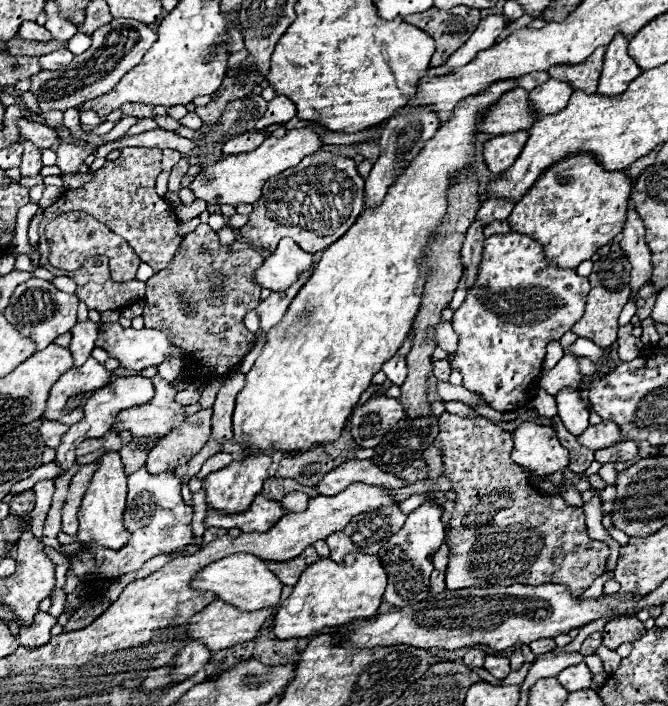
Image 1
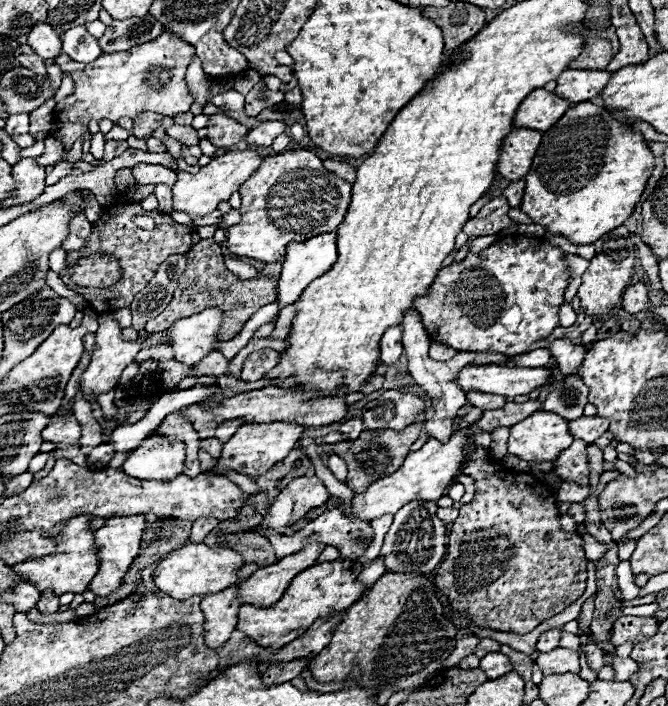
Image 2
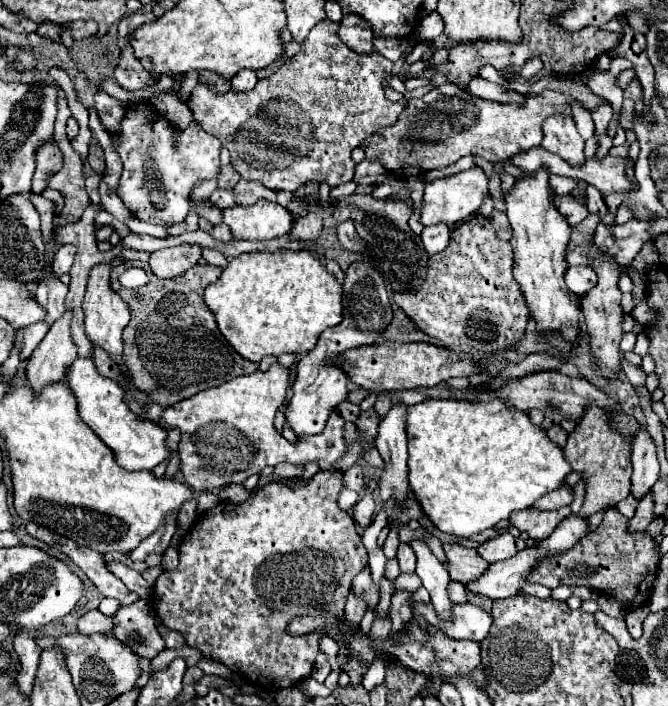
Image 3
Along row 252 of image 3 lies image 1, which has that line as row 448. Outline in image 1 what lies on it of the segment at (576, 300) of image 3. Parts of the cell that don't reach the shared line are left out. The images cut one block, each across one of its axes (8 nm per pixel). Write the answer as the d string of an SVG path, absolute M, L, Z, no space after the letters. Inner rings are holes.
M522 422L514 436L512 460L538 476L548 476L568 468L568 450L560 446L554 428Z

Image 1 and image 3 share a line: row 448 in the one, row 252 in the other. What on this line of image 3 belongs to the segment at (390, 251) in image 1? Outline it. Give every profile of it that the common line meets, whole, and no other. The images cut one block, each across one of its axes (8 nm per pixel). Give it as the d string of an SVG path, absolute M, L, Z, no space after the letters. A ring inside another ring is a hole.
M278 250L278 252L250 252L240 254L228 262L222 276L204 290L204 302L212 310L218 330L242 358L260 362L266 354L306 354L318 336L342 320L342 284L326 270L326 266L306 250Z

